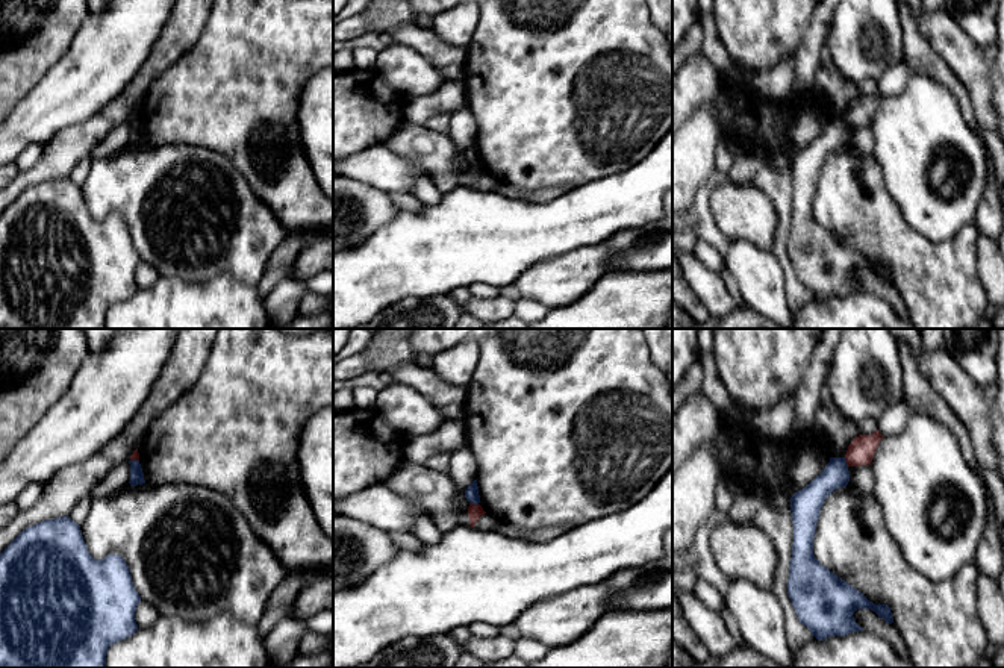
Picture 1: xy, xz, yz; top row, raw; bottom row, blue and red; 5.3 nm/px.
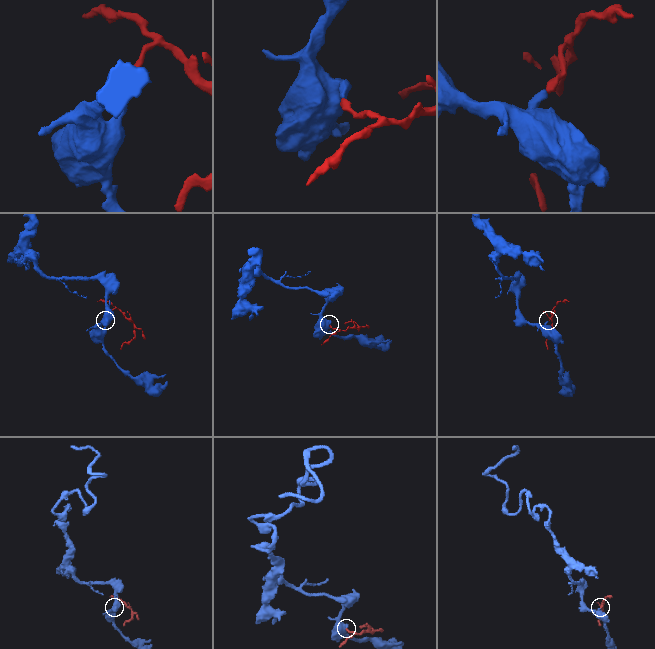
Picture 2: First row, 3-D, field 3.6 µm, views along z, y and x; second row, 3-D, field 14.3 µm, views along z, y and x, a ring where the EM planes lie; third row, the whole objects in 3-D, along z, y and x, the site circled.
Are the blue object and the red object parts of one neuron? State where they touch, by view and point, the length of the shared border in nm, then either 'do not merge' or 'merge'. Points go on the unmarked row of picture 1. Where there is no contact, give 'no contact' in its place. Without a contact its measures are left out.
contact xz (474, 164); length 50 nm; do not merge

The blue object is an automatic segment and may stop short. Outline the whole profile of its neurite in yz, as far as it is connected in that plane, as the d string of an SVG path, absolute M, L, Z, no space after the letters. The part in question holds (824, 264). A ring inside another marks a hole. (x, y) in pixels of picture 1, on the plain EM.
M830 118L822 133L790 158L794 203L787 254L800 283L819 301L862 292L853 277L857 270L872 270L886 283L893 283L887 265L874 265L813 217L821 168L834 150L847 147L848 142L845 118Z

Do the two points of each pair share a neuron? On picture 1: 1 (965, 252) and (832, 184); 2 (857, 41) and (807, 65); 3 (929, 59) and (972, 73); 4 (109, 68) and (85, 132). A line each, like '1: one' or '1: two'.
1: one
2: two
3: two
4: two

